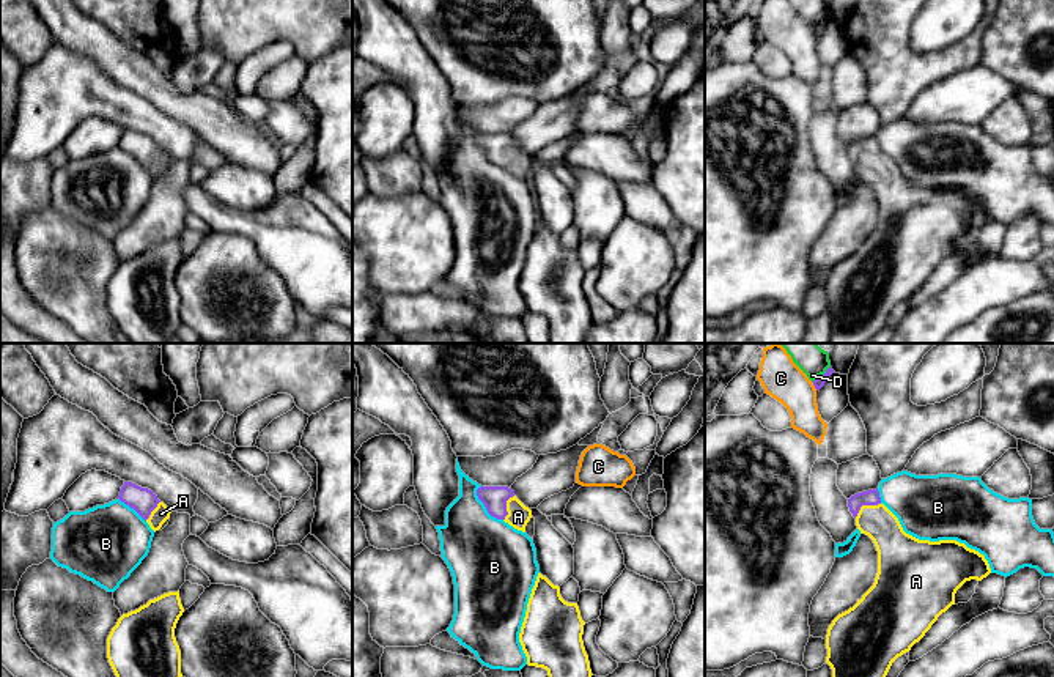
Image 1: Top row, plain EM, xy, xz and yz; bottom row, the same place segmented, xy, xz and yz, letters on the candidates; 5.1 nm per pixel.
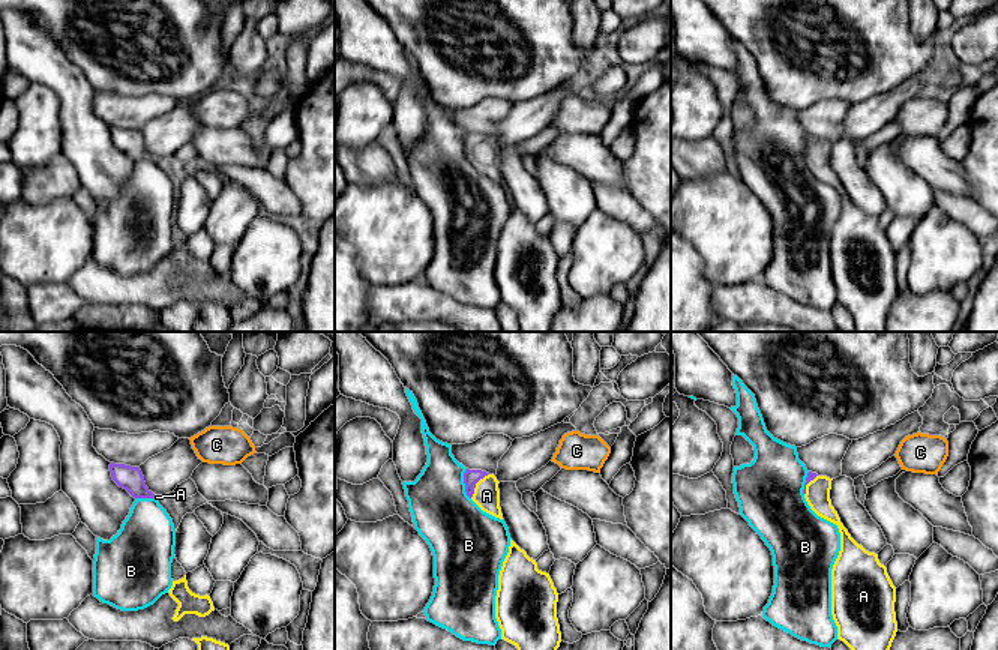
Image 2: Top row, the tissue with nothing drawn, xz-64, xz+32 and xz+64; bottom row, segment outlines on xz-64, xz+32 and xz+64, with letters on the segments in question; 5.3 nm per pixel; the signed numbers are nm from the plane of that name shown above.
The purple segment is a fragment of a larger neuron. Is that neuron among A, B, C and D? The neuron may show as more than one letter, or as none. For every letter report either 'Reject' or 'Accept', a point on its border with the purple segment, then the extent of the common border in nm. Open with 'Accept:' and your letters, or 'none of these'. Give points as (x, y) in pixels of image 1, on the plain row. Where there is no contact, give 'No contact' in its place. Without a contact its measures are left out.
Accept: A
A: Accept. Touches purple at yz (866, 151). Shared border 150 nm
B: Reject. Touches purple at xz (485, 153). Shared border 220 nm
C: Reject. Touches purple at yz (814, 32). Shared border 50 nm
D: Reject. Touches purple at yz (821, 22). Shared border 130 nm

